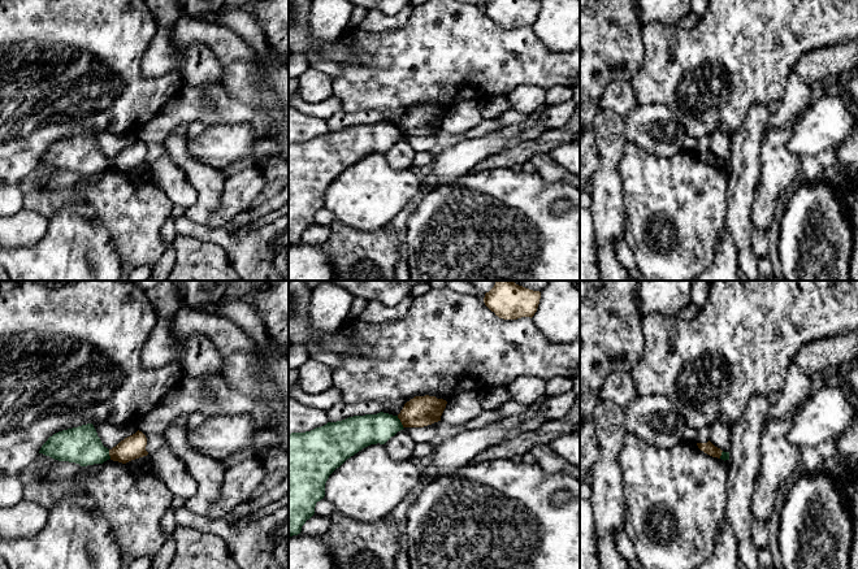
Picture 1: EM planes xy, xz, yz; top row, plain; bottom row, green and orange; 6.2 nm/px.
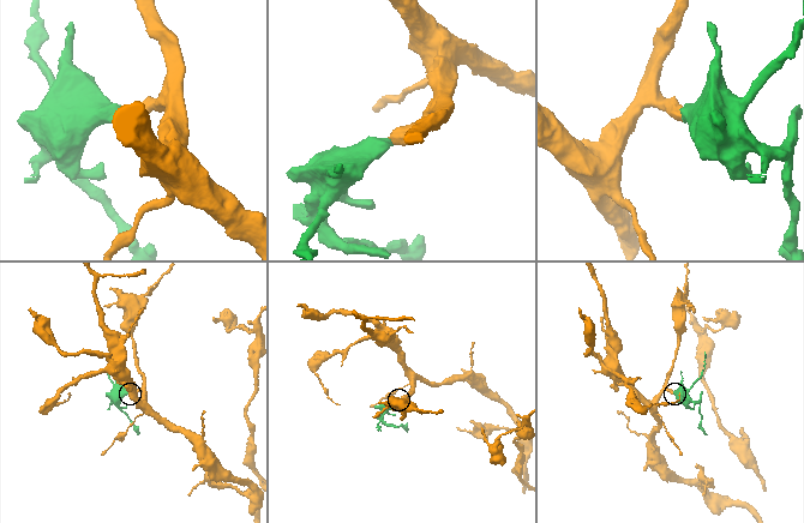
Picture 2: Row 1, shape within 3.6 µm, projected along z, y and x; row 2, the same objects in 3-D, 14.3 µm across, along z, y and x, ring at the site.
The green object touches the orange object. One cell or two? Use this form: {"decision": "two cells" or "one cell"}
{"decision": "two cells"}

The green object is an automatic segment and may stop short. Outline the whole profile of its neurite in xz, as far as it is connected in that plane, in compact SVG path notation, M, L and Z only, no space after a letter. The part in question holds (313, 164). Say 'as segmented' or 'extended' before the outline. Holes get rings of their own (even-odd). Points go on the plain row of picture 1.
as segmented | M380 121L289 143L289 246L300 243L302 235L315 223L316 212L325 205L325 192L337 177L370 153L385 153L403 138L398 125Z

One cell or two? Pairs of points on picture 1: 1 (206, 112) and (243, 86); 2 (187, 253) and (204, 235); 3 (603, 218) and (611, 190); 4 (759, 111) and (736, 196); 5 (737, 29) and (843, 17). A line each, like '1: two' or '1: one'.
1: one
2: two
3: one
4: one
5: one

